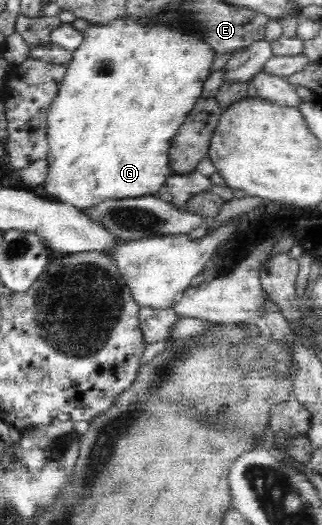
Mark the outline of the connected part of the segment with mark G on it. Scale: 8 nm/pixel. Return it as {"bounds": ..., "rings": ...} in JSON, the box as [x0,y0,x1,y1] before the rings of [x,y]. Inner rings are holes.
{"bounds":[42,18,214,211],"rings":[[[117,18],[114,19],[111,23],[102,26],[89,26],[83,33],[84,41],[81,43],[81,46],[73,52],[73,57],[71,59],[71,63],[69,63],[68,68],[66,69],[66,75],[63,79],[63,82],[59,85],[59,91],[57,91],[57,96],[53,99],[53,102],[49,105],[47,109],[47,135],[45,135],[45,140],[47,140],[47,158],[49,170],[47,173],[47,178],[44,180],[42,184],[45,187],[45,193],[47,195],[51,195],[51,197],[55,197],[57,201],[61,201],[61,203],[73,205],[77,209],[81,211],[85,211],[86,209],[91,209],[93,206],[99,205],[99,203],[106,202],[108,199],[129,199],[129,198],[140,198],[144,195],[153,195],[157,194],[161,187],[167,181],[167,177],[172,175],[171,169],[169,167],[169,156],[168,151],[171,148],[171,140],[175,137],[175,134],[178,132],[178,129],[183,125],[183,122],[187,118],[187,115],[193,110],[193,105],[197,103],[197,101],[202,97],[202,88],[204,82],[210,77],[211,67],[214,63],[214,52],[207,46],[203,41],[199,41],[199,37],[197,35],[185,35],[185,33],[181,33],[181,31],[171,31],[169,27],[141,27],[139,23],[135,22],[135,20],[131,18]]]}

